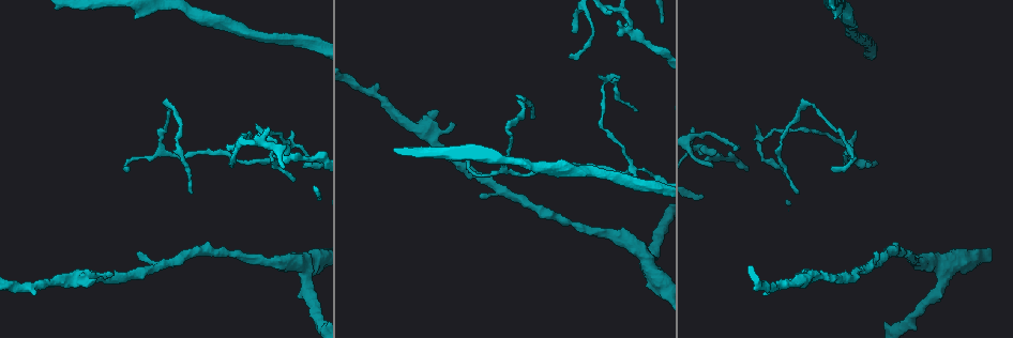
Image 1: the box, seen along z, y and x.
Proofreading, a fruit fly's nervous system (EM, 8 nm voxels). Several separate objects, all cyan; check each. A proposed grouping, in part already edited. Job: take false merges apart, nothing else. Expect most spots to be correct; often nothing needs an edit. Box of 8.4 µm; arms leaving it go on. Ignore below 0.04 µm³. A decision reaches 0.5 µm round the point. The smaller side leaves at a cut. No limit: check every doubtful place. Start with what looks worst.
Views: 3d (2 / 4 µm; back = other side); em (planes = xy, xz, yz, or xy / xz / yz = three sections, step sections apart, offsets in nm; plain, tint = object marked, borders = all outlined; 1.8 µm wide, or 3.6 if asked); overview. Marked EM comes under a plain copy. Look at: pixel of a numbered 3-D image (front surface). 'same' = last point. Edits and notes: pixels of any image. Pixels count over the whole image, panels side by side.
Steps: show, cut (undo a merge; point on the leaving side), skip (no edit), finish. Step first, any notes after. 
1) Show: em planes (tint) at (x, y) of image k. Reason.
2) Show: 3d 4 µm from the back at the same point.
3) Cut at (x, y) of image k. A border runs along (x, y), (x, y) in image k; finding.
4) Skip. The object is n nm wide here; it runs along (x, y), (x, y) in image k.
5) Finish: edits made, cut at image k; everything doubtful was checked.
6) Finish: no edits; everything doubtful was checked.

Show: em planes (tint) at (285, 148) of image 1. Sharp bend.

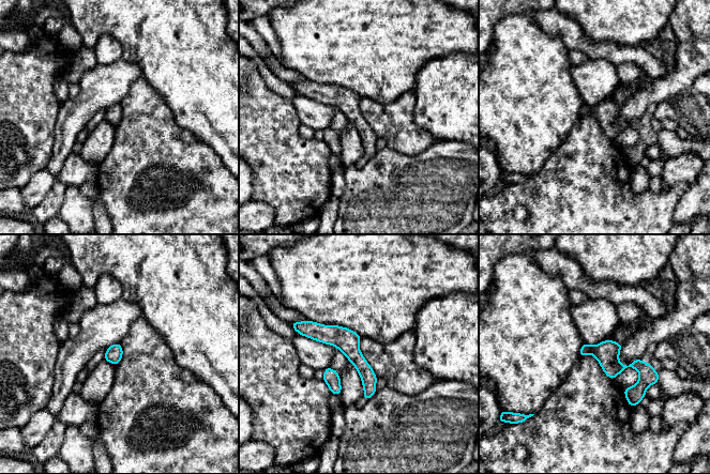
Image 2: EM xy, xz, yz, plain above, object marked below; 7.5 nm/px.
Skip. It runs along (300, 330), (334, 335), (373, 390) in image 2; continuous, no second neuron.

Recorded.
Show: em planes (borders) at (852, 152) of image 1. Abrupt turn.

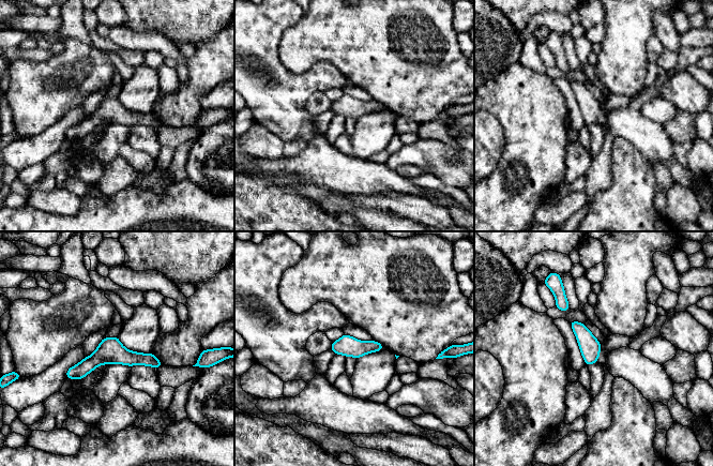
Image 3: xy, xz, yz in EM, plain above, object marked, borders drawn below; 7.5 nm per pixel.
Skip. It runs along (157, 363), (99, 357), (69, 375) in image 3; continuous, no second neuron.

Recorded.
Show: em yz step 8 (tint) at (852, 144) of image 1. Sharp bend.

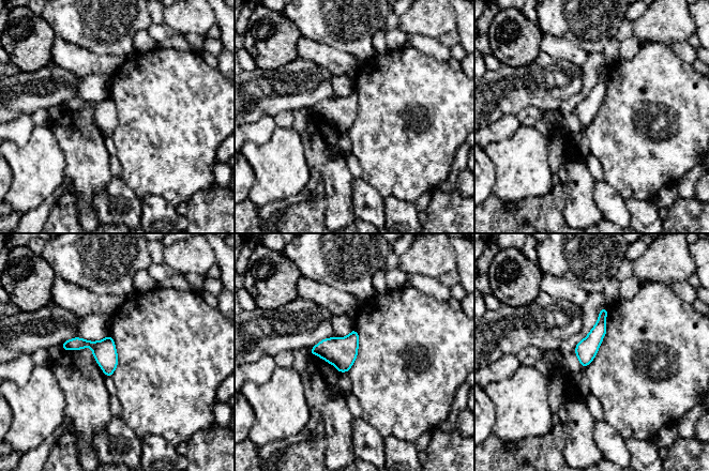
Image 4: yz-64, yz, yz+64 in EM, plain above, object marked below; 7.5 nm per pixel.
Skip. The object is 160 nm wide here; one neuron here.

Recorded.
Show: em yz step 4 (tint) at (90, 275) of image 1. Branch point.

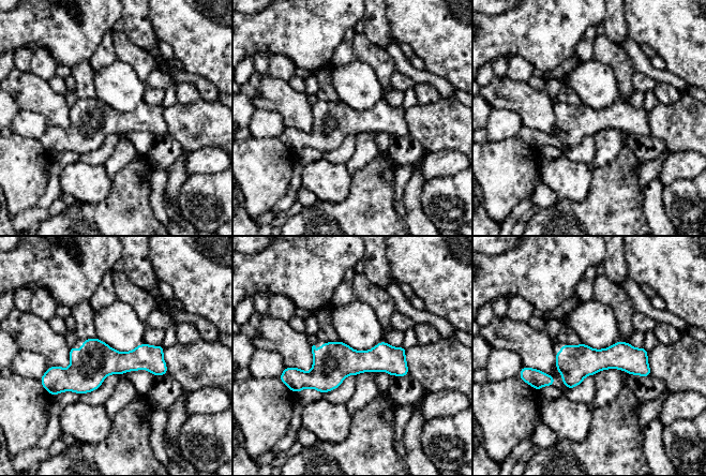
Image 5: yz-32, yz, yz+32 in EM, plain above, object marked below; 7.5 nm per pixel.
Show: em planes (tint) at the same point. Another direction.

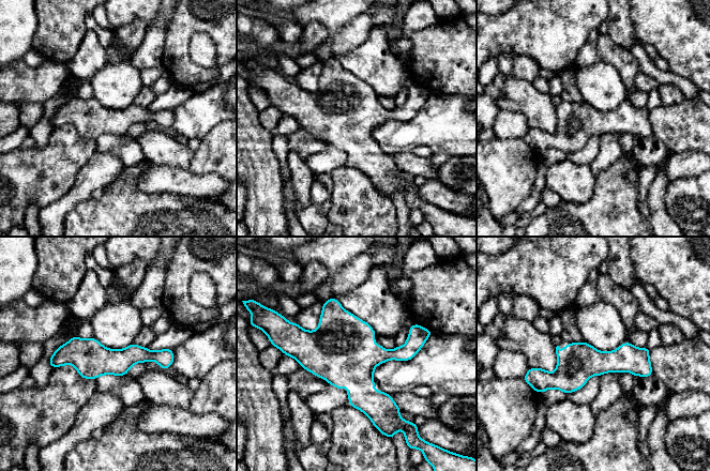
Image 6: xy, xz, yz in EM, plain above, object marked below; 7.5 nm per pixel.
Skip. The object is 240 nm wide here; it runs along (170, 353), (59, 358), (53, 362) in image 6; continuous, no second neuron.

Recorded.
Finish: no edits; everything doubtful was checked.

